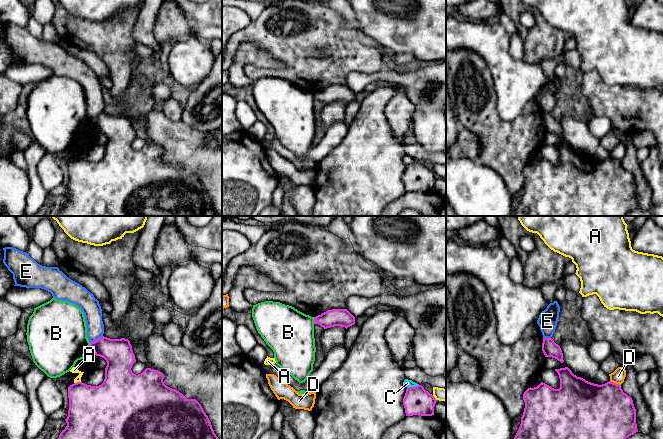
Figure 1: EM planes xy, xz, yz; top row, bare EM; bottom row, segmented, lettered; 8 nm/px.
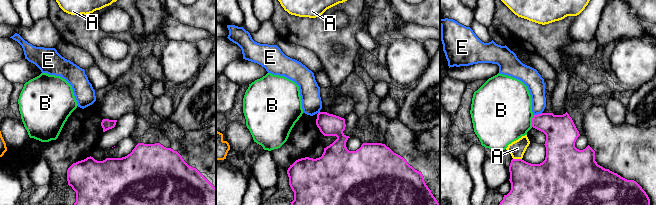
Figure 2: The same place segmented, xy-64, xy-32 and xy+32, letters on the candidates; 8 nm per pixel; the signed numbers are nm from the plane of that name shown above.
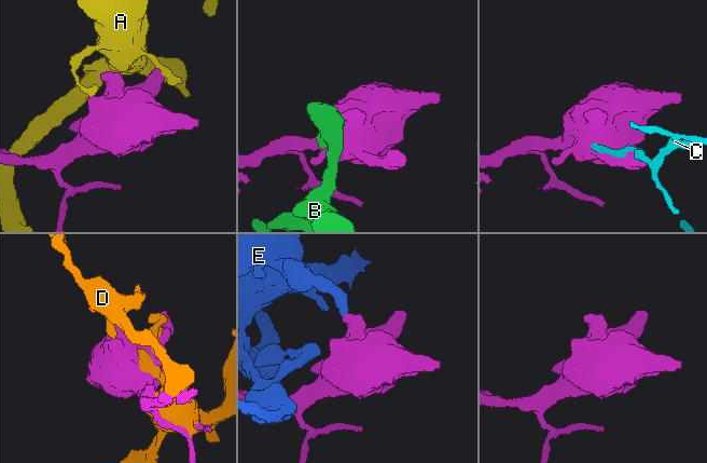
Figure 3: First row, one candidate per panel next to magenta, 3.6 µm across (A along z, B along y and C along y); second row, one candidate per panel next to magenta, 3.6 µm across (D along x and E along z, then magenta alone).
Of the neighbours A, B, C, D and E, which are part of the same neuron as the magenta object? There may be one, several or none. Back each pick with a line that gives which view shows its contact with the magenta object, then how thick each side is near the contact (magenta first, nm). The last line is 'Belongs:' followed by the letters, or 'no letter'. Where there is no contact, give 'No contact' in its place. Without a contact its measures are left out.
Belongs: no letter

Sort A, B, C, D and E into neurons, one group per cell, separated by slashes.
A / B / C / D / E

